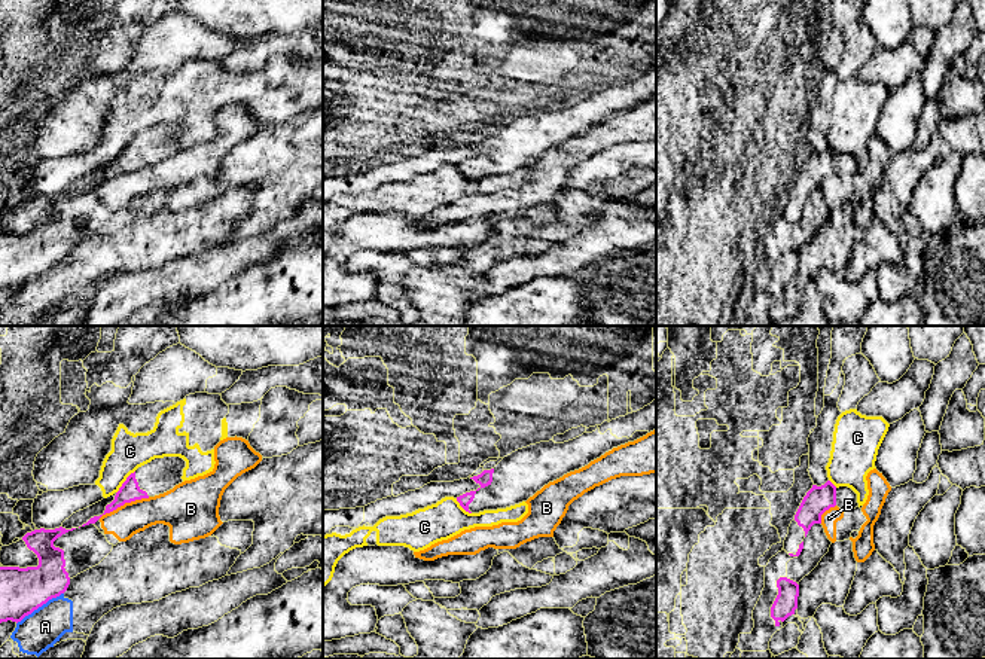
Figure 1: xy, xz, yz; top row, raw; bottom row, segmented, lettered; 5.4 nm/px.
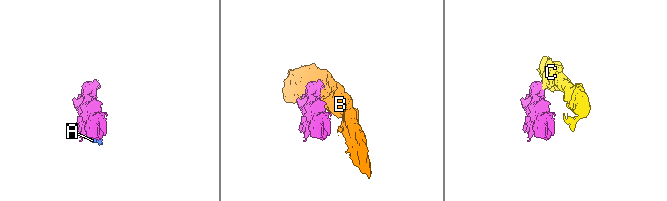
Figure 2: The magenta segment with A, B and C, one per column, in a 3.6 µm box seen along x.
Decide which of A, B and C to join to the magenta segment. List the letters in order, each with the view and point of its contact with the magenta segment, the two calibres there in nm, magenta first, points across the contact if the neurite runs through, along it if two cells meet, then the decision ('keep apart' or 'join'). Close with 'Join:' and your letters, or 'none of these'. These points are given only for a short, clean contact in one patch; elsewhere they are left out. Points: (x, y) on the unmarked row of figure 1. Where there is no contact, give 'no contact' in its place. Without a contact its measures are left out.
A: contact xy (39, 272); calibres 240 and 220 nm; keep apart
B: contact xy (124, 170); calibres 110 and 180 nm; border xy (149, 164), (125, 168), (98, 185); keep apart
C: contact xy (124, 149); calibres 110 and 200 nm; border xy (134, 137), (116, 159); keep apart
Join: none of these

